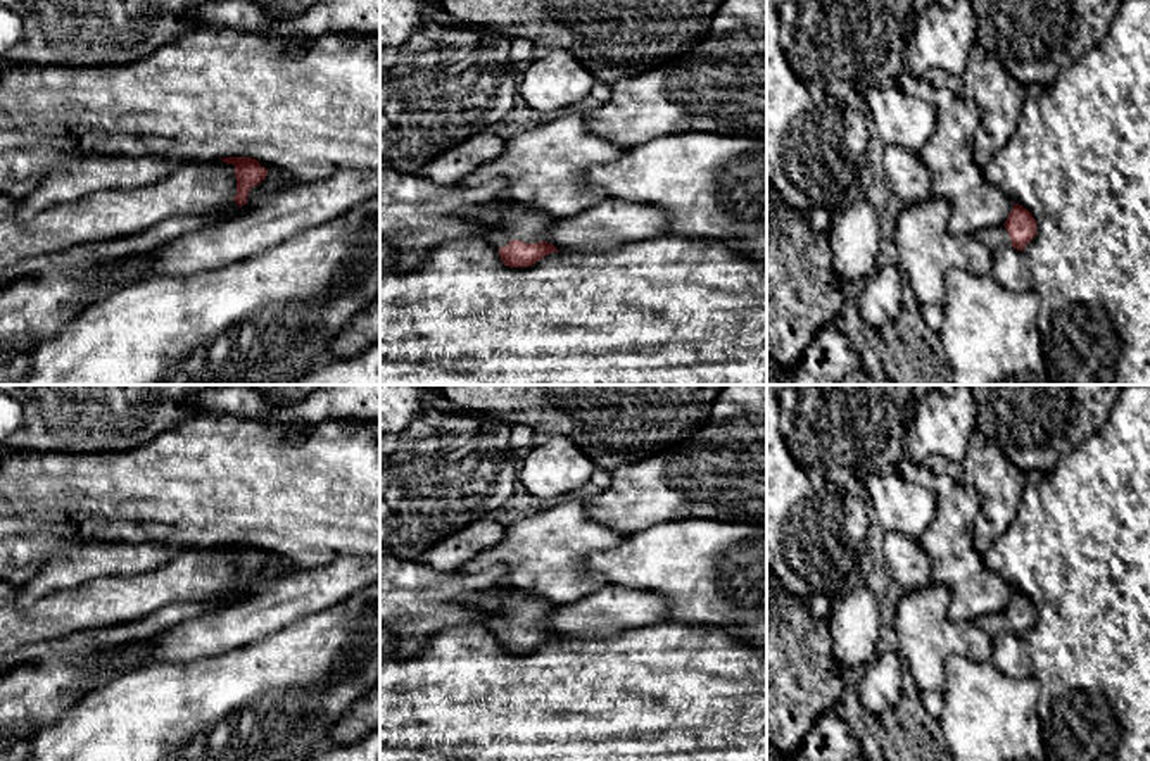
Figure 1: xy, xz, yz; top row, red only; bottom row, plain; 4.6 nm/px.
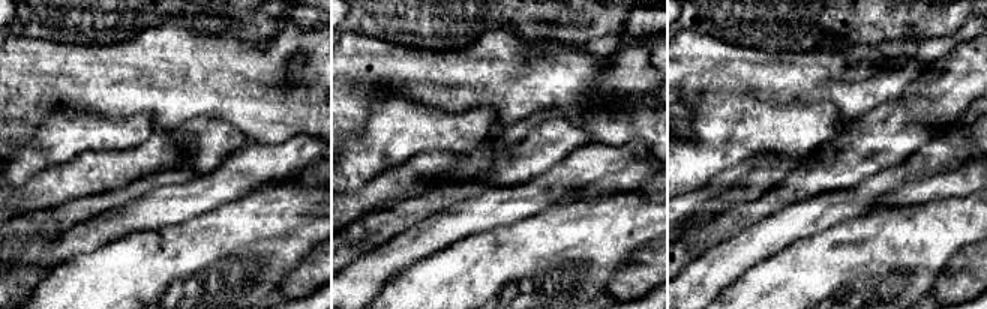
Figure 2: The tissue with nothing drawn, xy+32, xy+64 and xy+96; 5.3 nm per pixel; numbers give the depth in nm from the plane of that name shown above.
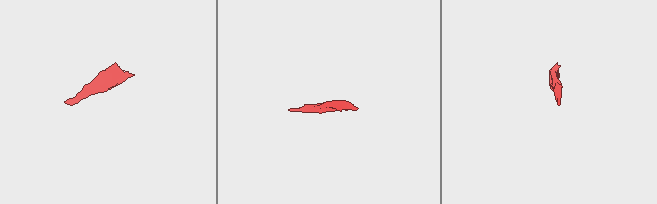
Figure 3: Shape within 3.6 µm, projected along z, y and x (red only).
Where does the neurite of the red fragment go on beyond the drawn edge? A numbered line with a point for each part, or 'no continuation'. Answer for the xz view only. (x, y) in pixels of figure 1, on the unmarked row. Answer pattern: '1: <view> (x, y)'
1: xz (501, 611)

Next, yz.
1: yz (993, 625)

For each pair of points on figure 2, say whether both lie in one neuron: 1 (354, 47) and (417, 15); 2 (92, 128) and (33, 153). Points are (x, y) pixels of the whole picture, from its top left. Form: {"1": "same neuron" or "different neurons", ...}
{"1": "different neurons", "2": "same neuron"}

